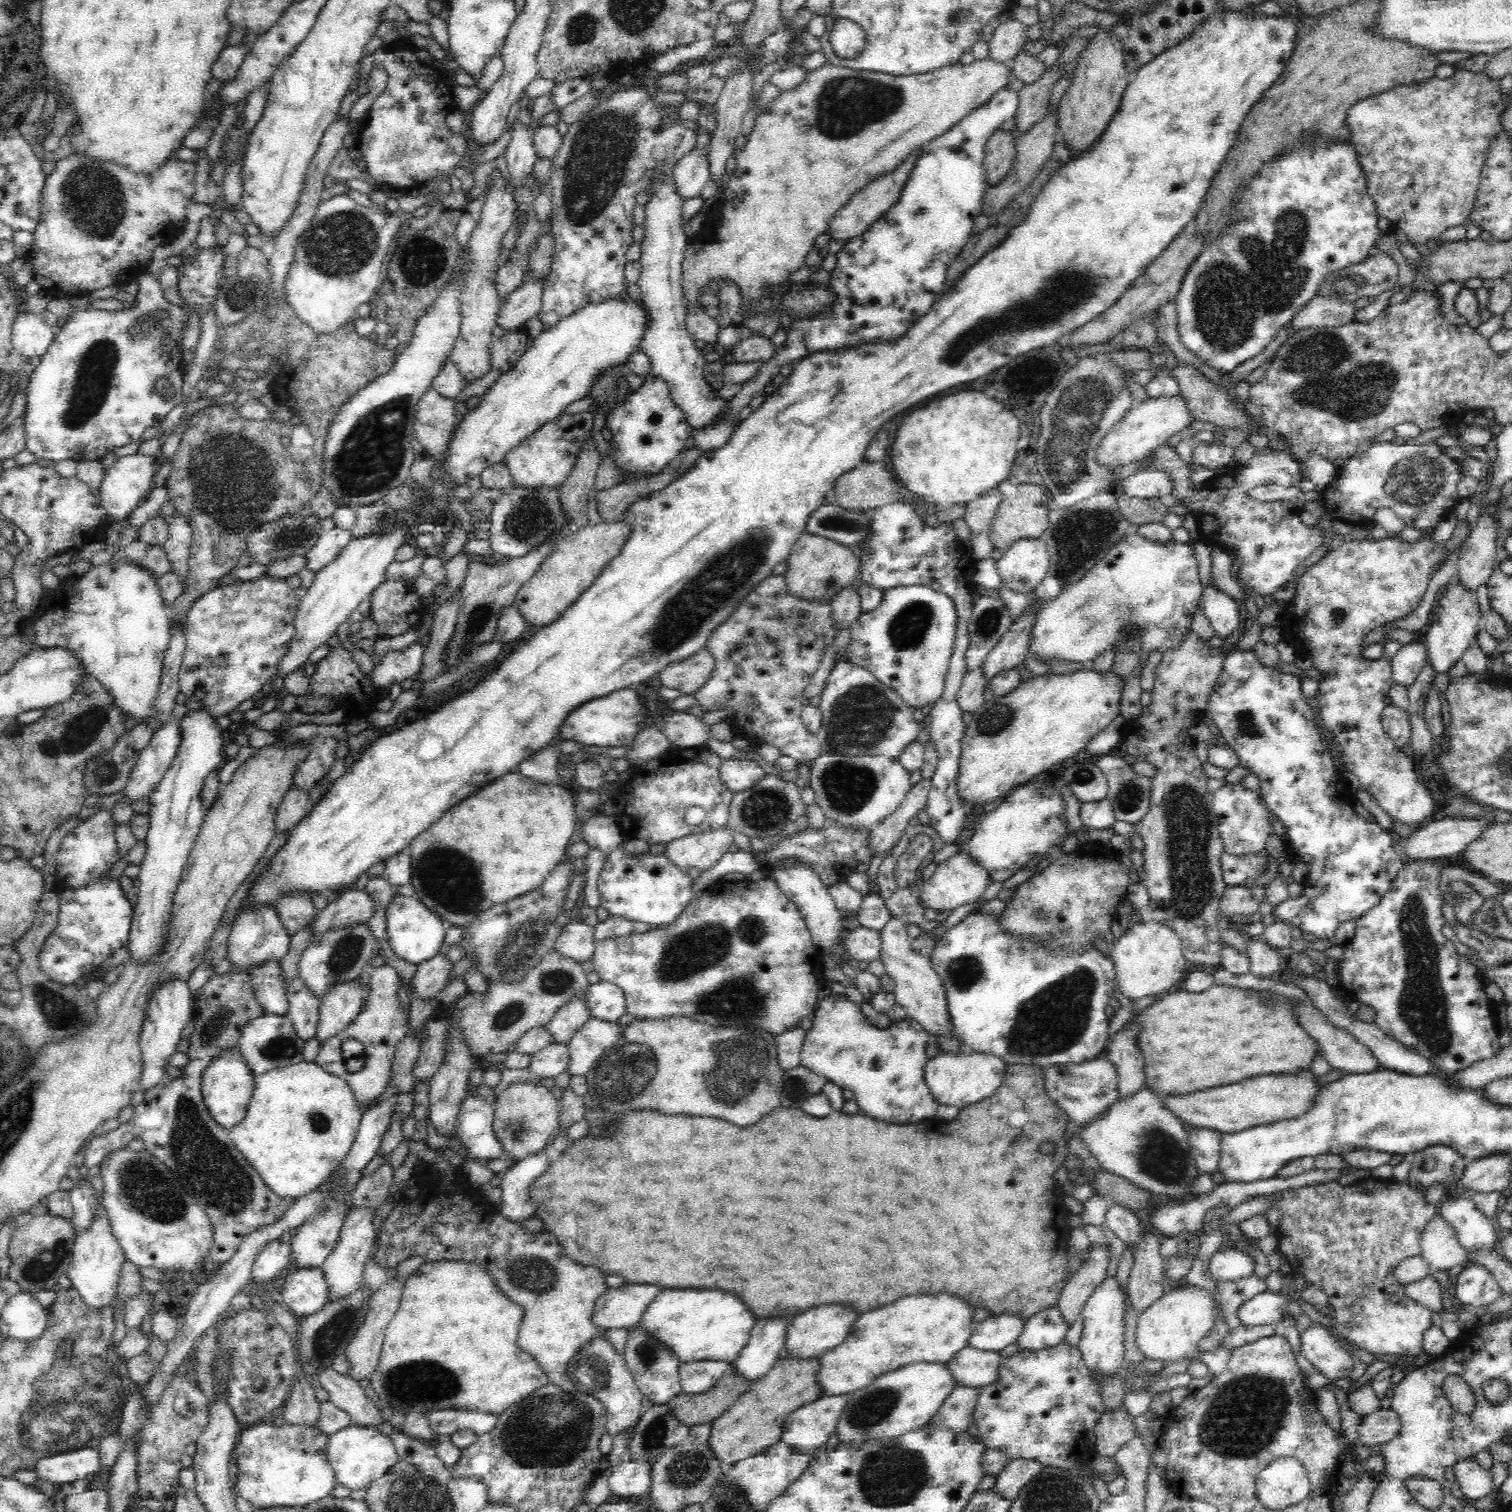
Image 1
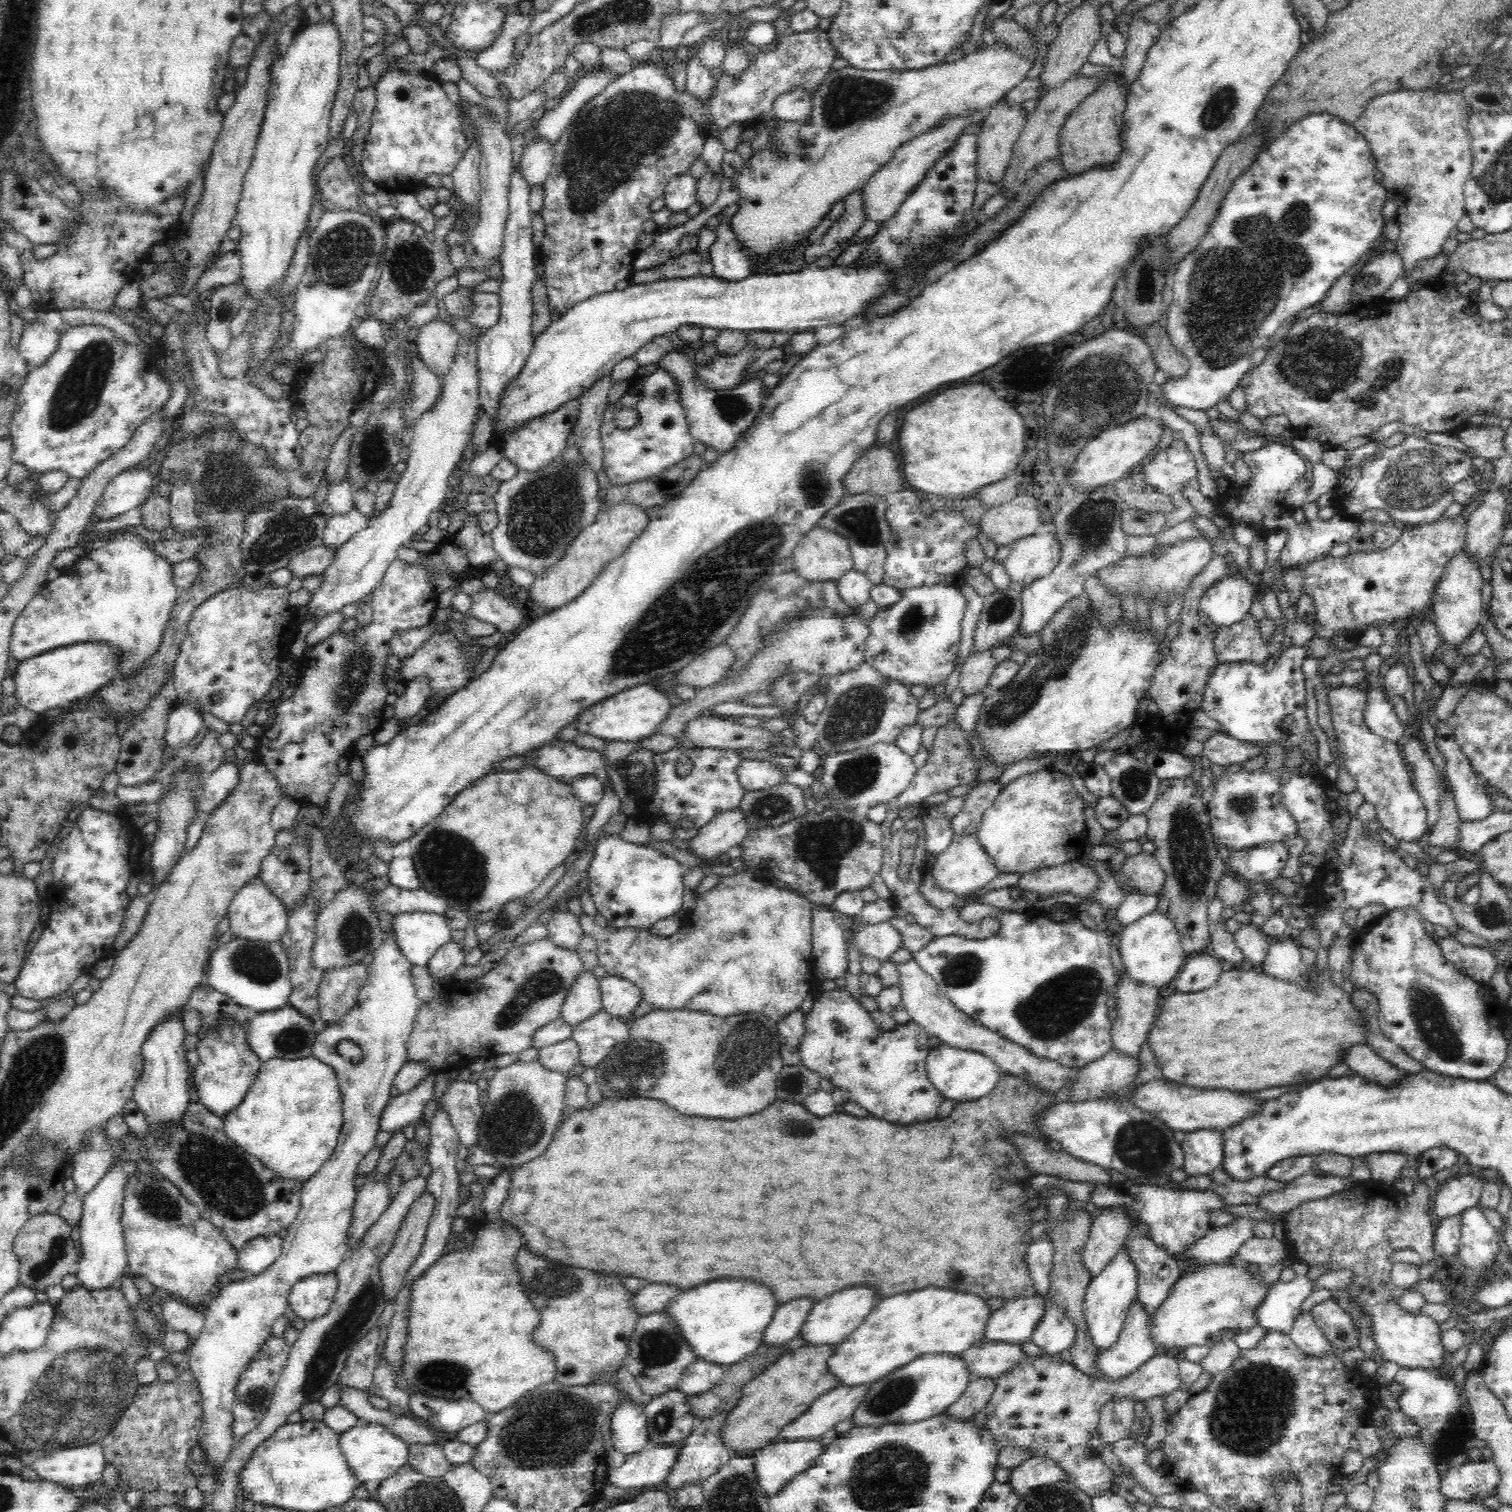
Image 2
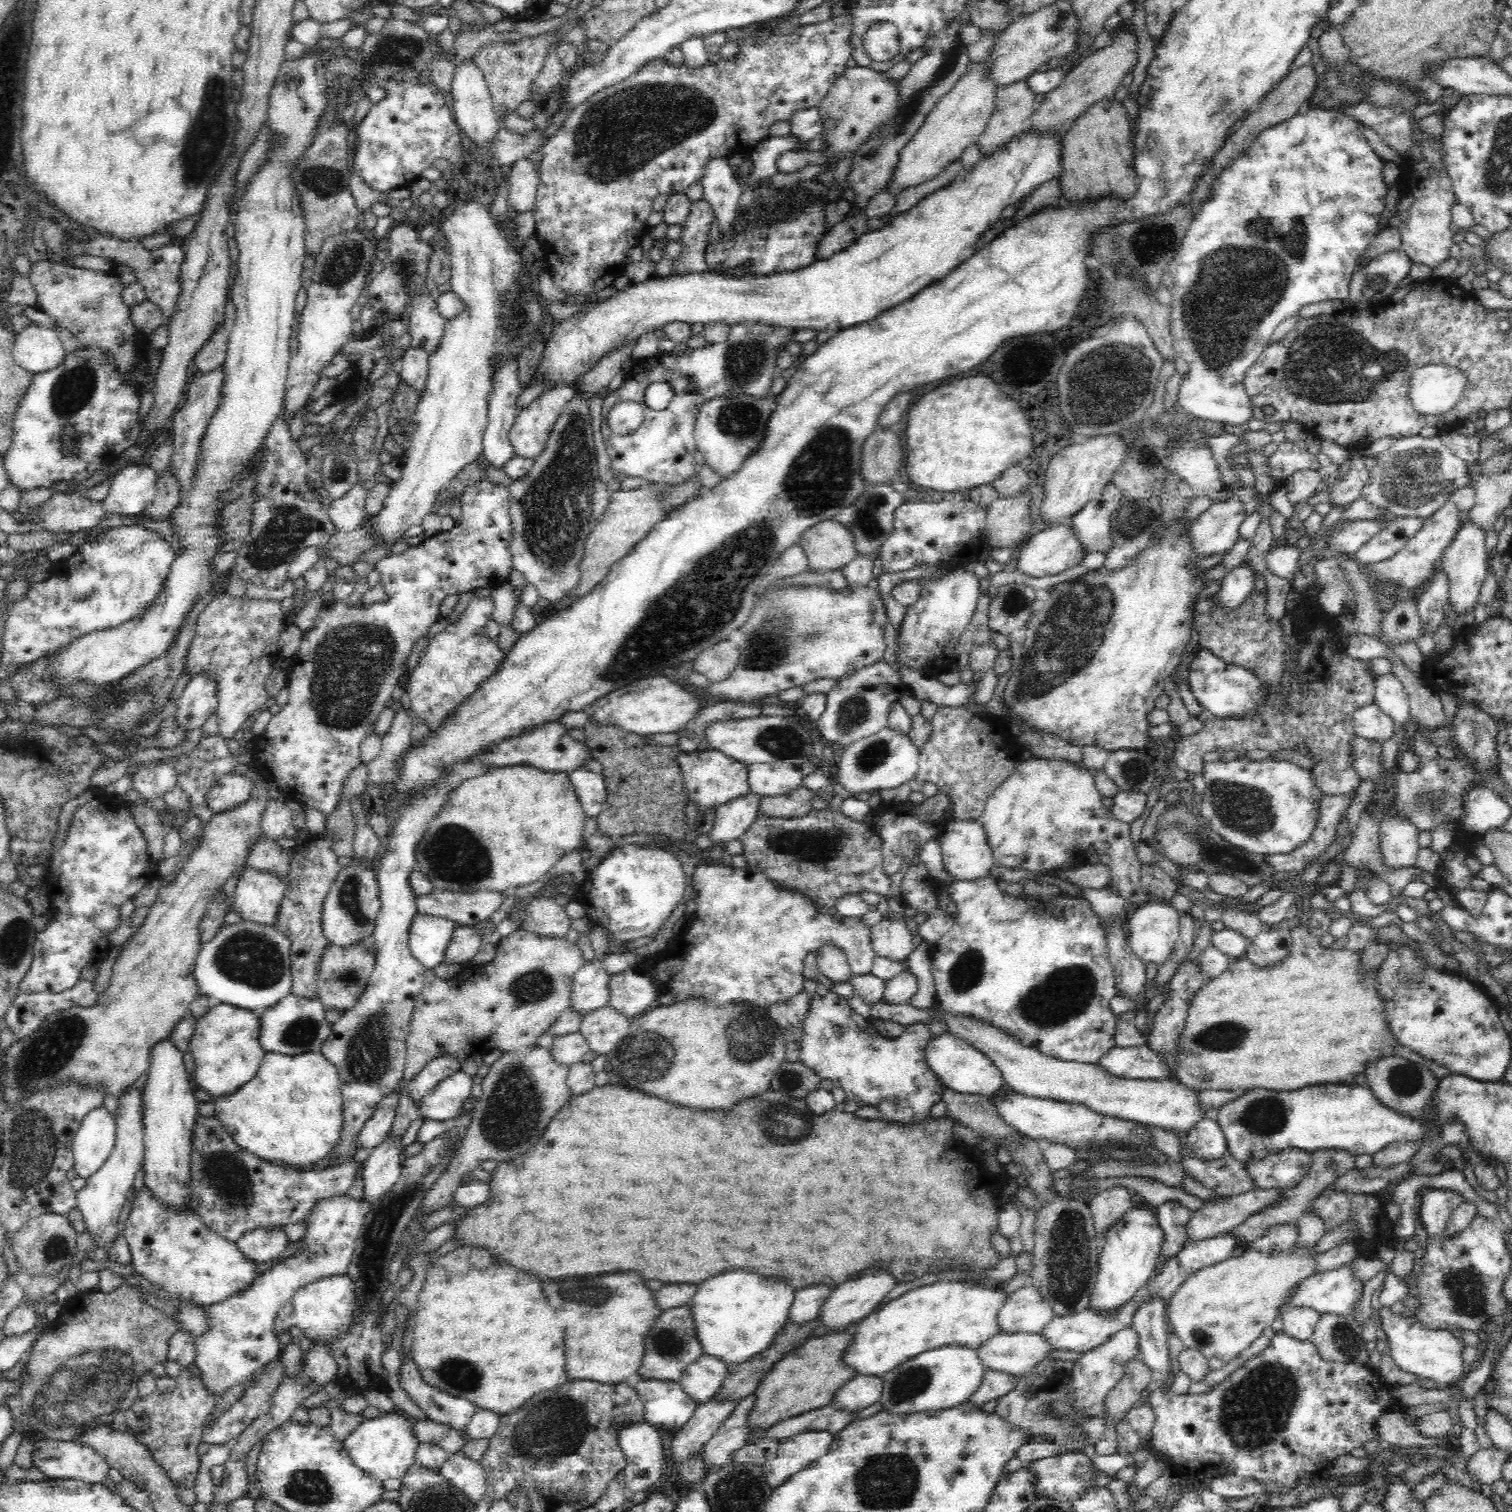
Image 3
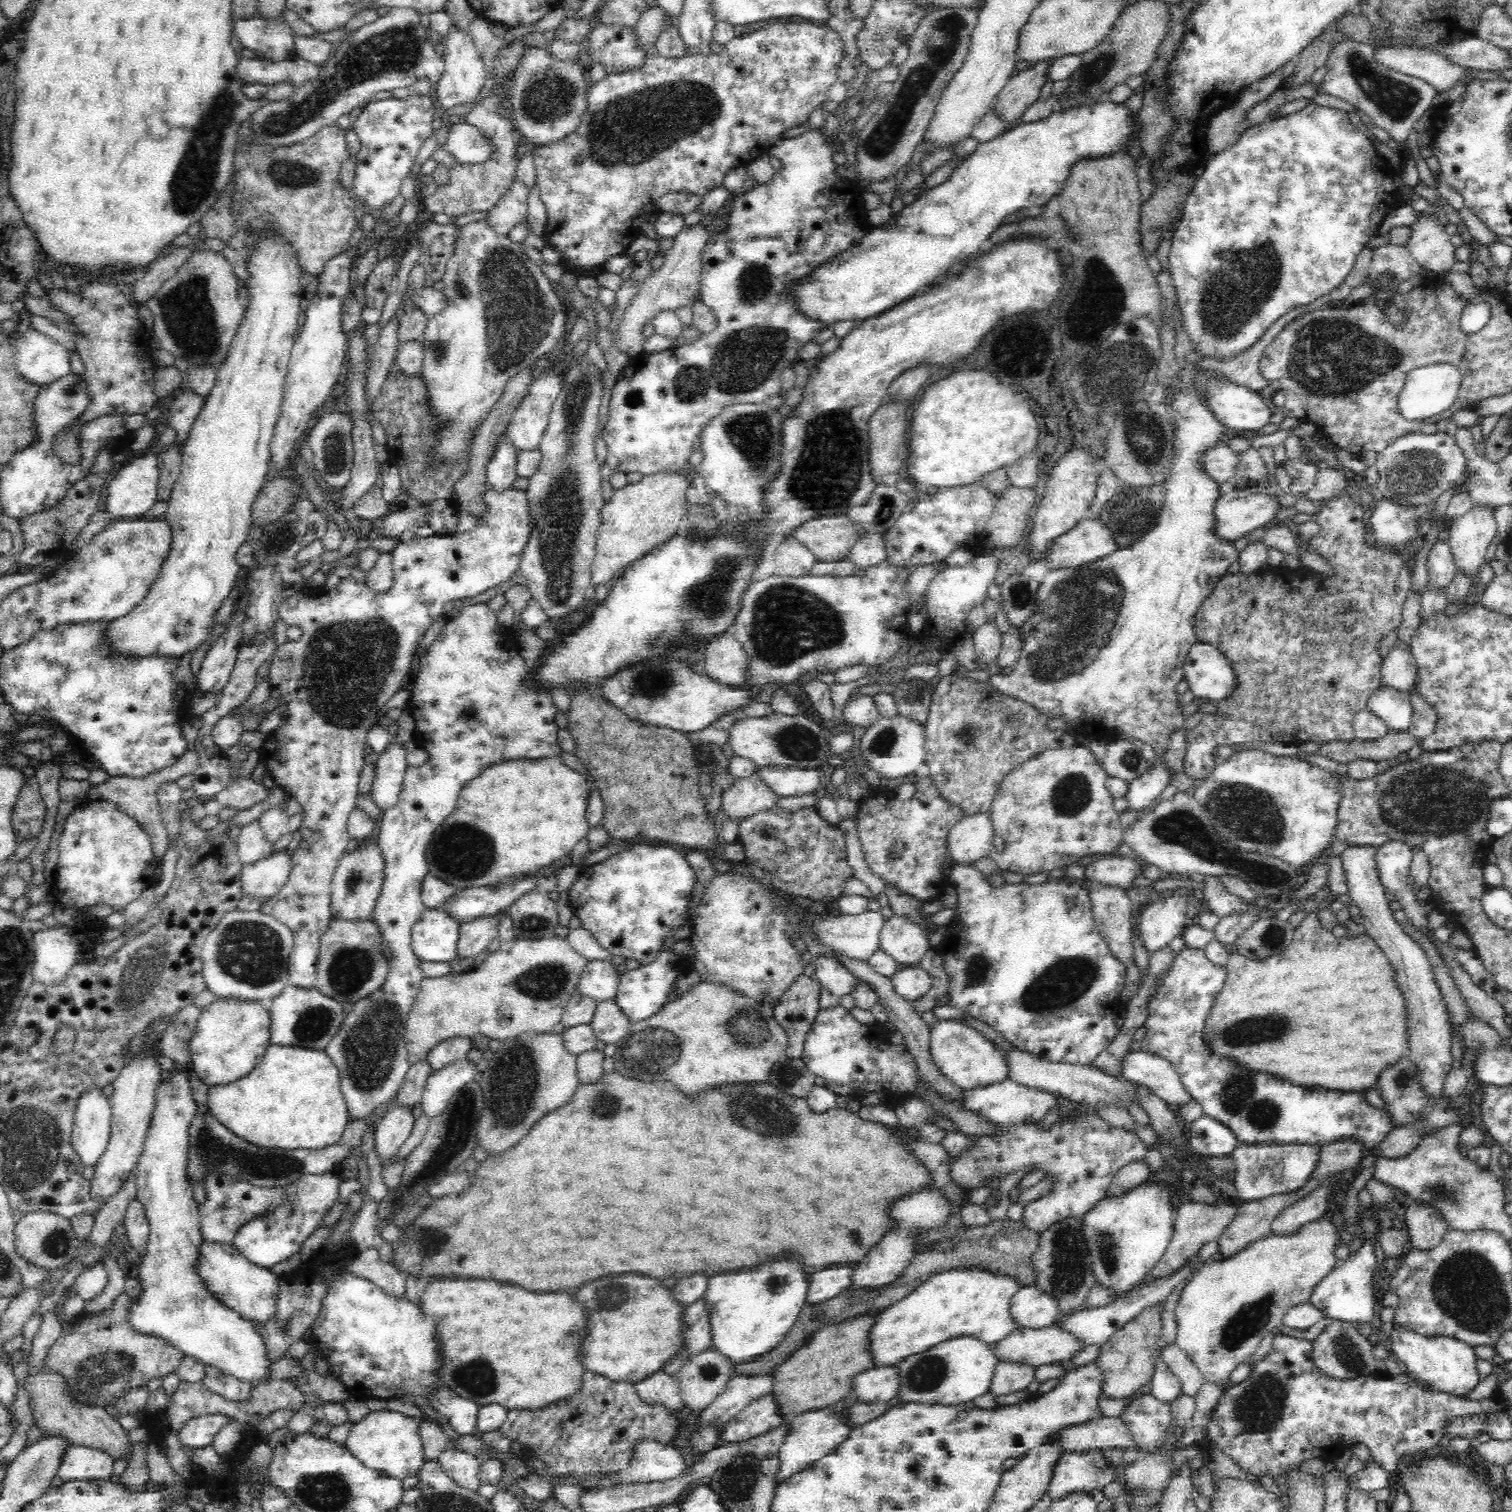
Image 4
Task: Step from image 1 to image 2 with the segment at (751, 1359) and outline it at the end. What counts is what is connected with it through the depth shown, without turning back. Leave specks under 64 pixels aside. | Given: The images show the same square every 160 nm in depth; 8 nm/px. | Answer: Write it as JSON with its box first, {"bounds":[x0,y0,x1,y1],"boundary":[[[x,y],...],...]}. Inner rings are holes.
{"bounds":[760,1298,812,1350],"boundary":[[[810,1298],[792,1300],[788,1304],[777,1306],[771,1322],[763,1332],[763,1338],[760,1339],[762,1346],[767,1346],[772,1350],[785,1348],[790,1340],[799,1336],[799,1331],[810,1313],[810,1308],[812,1308]]]}

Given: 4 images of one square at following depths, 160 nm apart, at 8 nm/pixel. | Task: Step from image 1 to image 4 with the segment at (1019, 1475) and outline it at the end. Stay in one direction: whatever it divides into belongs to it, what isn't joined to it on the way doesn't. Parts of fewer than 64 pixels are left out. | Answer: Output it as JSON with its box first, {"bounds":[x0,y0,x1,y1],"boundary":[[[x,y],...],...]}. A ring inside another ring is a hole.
{"bounds":[1046,1448,1124,1502],"boundary":[[[1105,1448],[1102,1450],[1089,1450],[1085,1453],[1060,1454],[1052,1470],[1052,1478],[1047,1486],[1046,1495],[1051,1502],[1062,1500],[1065,1496],[1076,1493],[1091,1494],[1096,1489],[1102,1489],[1115,1480],[1116,1468],[1122,1463],[1124,1449]]]}

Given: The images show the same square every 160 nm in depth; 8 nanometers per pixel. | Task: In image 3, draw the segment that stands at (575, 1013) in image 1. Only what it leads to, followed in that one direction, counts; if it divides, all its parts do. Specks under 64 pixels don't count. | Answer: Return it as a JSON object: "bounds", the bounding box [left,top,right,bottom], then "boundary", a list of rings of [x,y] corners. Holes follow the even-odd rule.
{"bounds":[570,960,609,1016],"boundary":[[[601,960],[585,962],[574,974],[570,992],[570,1009],[585,1016],[609,1004],[608,980]]]}

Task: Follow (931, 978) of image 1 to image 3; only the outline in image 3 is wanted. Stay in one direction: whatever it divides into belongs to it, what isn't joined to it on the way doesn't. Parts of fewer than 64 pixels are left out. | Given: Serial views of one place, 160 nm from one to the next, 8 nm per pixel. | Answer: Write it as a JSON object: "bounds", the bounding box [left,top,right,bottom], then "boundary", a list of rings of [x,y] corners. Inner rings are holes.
{"bounds":[926,1002,1218,1133],"boundary":[[[935,1002],[926,1008],[932,1010],[932,1016],[929,1021],[934,1019],[942,1022],[946,1027],[945,1032],[952,1033],[954,1036],[960,1036],[966,1043],[972,1044],[972,1047],[984,1053],[1000,1071],[1003,1082],[1008,1088],[1014,1090],[1015,1093],[1024,1093],[1026,1096],[1040,1097],[1044,1099],[1064,1101],[1067,1103],[1082,1104],[1091,1108],[1098,1114],[1122,1118],[1124,1120],[1132,1120],[1146,1124],[1148,1127],[1156,1127],[1167,1130],[1169,1132],[1182,1131],[1187,1133],[1198,1121],[1202,1119],[1215,1118],[1218,1108],[1209,1109],[1201,1104],[1198,1100],[1197,1092],[1188,1086],[1182,1085],[1180,1081],[1170,1078],[1164,1080],[1136,1080],[1123,1079],[1112,1076],[1110,1073],[1098,1064],[1086,1064],[1079,1062],[1063,1061],[1051,1056],[1046,1056],[1040,1051],[1024,1046],[1021,1042],[1012,1038],[1009,1034],[1001,1031],[999,1028],[983,1022],[983,1020],[973,1018],[972,1016],[956,1015],[953,1012],[945,1012],[945,1010]]]}

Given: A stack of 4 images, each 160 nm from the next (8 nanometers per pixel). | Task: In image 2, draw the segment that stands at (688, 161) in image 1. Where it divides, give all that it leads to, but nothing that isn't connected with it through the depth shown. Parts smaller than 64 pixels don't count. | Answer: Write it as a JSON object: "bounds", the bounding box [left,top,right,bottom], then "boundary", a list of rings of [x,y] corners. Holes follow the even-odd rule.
{"bounds":[663,170,698,212],"boundary":[[[688,170],[688,172],[682,172],[682,174],[672,176],[672,179],[668,180],[668,184],[665,187],[663,194],[665,206],[668,207],[671,212],[682,212],[682,210],[690,208],[690,206],[697,201],[697,182],[698,178],[694,178],[692,173],[690,173],[690,170]]]}

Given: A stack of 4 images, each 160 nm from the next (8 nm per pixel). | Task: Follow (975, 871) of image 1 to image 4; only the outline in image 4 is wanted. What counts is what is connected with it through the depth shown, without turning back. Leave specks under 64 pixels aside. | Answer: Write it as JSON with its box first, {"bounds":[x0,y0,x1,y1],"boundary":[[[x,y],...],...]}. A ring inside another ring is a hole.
{"bounds":[947,813,994,866],"boundary":[[[976,813],[963,817],[951,828],[947,837],[947,849],[953,864],[971,866],[993,850],[994,831],[988,813]]]}

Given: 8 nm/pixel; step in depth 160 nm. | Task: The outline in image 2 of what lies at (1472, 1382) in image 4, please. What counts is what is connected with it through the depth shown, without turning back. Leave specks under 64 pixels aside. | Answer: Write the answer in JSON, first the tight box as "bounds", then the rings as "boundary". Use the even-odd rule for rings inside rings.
{"bounds":[1280,1178,1445,1369],"boundary":[[[1371,1178],[1363,1182],[1356,1181],[1356,1184],[1352,1184],[1350,1188],[1326,1198],[1304,1200],[1280,1218],[1286,1231],[1282,1240],[1286,1245],[1286,1258],[1300,1261],[1308,1268],[1322,1265],[1324,1273],[1342,1269],[1352,1271],[1354,1274],[1352,1284],[1344,1290],[1330,1290],[1334,1296],[1334,1302],[1351,1317],[1353,1328],[1357,1330],[1359,1338],[1360,1320],[1364,1316],[1370,1316],[1375,1349],[1384,1361],[1395,1362],[1401,1368],[1439,1369],[1443,1365],[1445,1354],[1443,1345],[1440,1343],[1439,1324],[1421,1312],[1406,1311],[1406,1308],[1402,1308],[1399,1300],[1394,1299],[1392,1295],[1395,1289],[1391,1281],[1394,1262],[1390,1259],[1395,1252],[1410,1248],[1420,1254],[1422,1261],[1434,1259],[1434,1251],[1432,1251],[1434,1224],[1430,1219],[1430,1200],[1432,1200],[1430,1192],[1430,1187],[1424,1181],[1413,1186],[1412,1194],[1406,1194],[1396,1189],[1394,1185]]]}

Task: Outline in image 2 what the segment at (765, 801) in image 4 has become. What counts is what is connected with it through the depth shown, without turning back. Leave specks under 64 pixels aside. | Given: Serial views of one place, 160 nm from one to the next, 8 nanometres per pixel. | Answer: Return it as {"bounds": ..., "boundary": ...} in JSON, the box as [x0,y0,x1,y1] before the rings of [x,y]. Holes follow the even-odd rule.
{"bounds":[686,808,748,862],"boundary":[[[737,808],[712,818],[688,840],[690,846],[686,850],[698,859],[710,862],[713,858],[730,853],[732,848],[742,845],[748,834],[742,812]]]}

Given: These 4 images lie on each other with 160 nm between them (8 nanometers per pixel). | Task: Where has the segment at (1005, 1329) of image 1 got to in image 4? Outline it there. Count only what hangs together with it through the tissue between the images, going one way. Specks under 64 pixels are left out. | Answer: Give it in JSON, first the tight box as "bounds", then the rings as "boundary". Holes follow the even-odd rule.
{"bounds":[1009,1285,1059,1330],"boundary":[[[1027,1285],[1020,1286],[1019,1292],[1016,1292],[1016,1295],[1011,1297],[1009,1314],[1011,1314],[1011,1317],[1019,1327],[1040,1330],[1042,1328],[1055,1325],[1056,1316],[1059,1313],[1058,1306],[1054,1298],[1048,1297],[1034,1285]]]}

